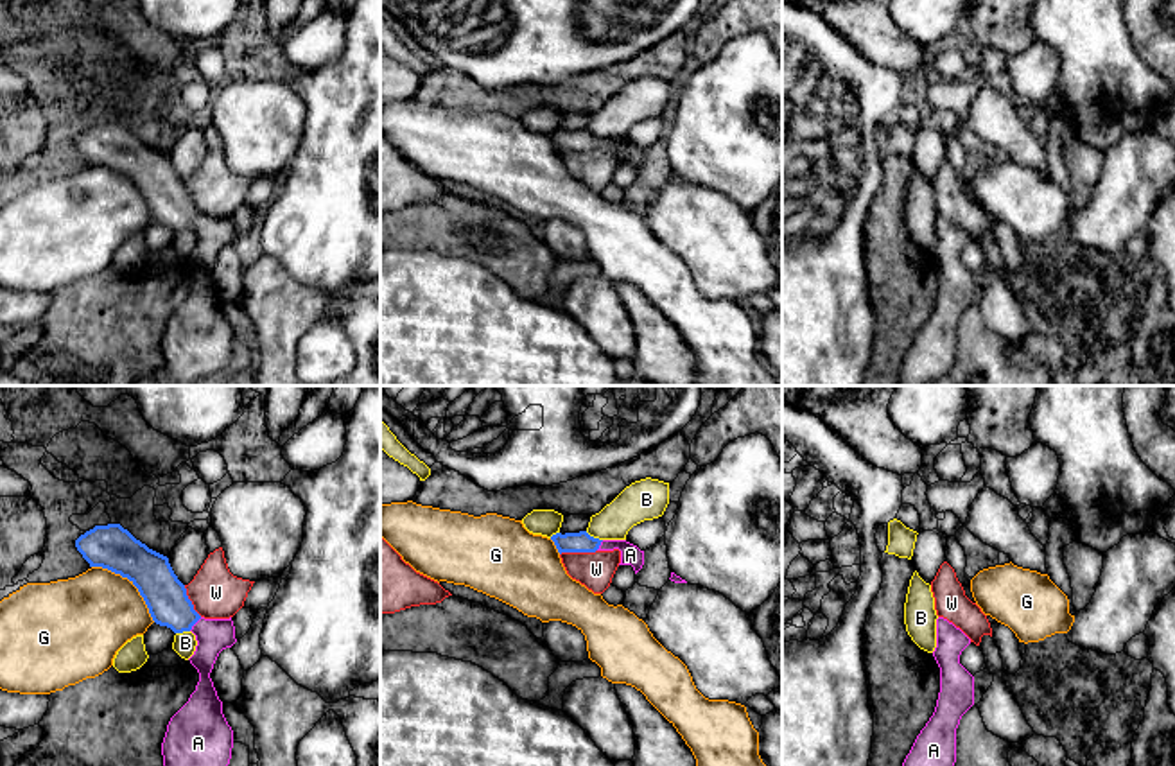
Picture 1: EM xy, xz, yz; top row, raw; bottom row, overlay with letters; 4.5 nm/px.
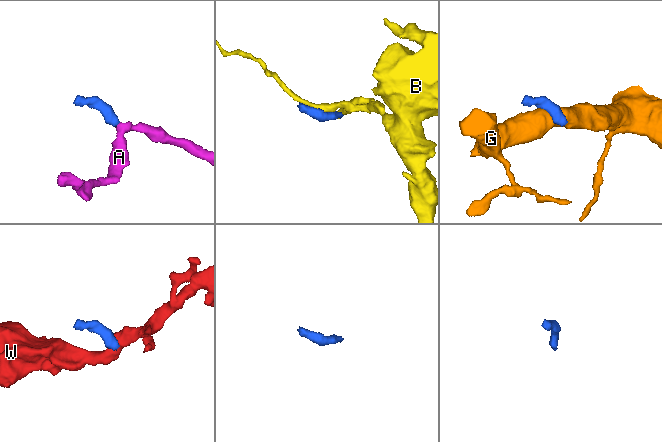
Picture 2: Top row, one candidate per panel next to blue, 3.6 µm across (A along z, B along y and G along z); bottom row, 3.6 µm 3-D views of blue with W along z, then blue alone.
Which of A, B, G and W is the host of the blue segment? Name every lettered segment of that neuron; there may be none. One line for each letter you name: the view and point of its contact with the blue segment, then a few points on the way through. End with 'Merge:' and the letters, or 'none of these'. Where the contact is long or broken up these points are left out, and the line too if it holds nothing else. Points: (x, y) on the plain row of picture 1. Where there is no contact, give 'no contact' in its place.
A: xy (194, 221) | across xy (165, 194), (194, 221), (212, 234)
Merge: A

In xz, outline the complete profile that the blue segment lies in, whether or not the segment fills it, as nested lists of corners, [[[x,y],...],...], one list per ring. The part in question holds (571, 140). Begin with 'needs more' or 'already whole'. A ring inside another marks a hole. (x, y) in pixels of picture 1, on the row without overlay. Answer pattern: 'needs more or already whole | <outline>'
needs more | [[[587,129],[579,131],[556,131],[551,135],[558,151],[596,151],[596,149],[621,149],[619,163],[631,163],[635,172],[644,163],[644,149],[626,138],[599,138],[590,135]]]

